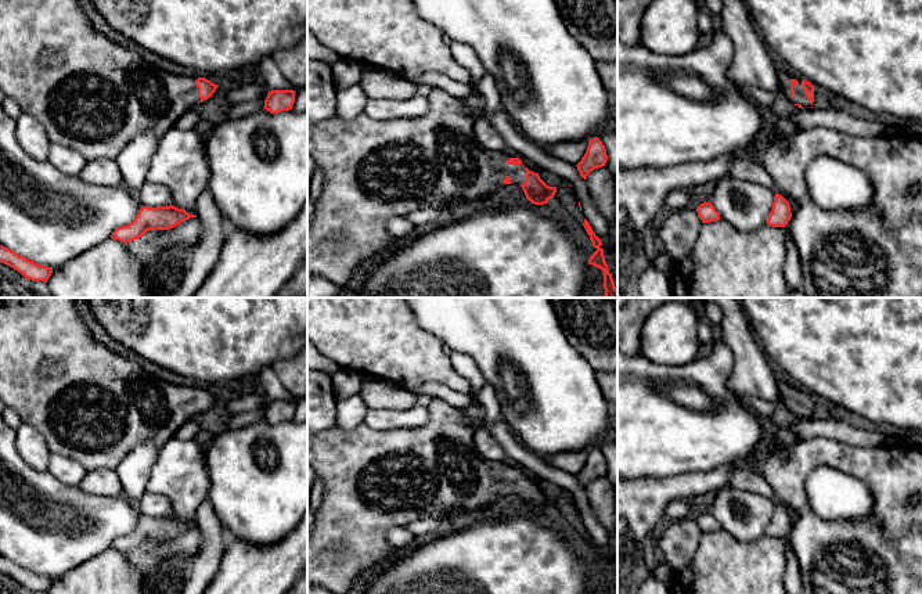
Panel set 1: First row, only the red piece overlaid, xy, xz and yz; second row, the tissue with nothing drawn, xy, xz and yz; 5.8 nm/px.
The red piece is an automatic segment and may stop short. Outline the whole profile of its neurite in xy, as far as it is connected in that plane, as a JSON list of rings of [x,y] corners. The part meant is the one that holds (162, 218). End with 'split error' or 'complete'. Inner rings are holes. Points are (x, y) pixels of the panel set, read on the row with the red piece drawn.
[[[173,205],[156,208],[143,206],[134,220],[127,226],[118,227],[111,238],[127,244],[143,237],[148,230],[169,230],[191,217],[197,216]]] | complete

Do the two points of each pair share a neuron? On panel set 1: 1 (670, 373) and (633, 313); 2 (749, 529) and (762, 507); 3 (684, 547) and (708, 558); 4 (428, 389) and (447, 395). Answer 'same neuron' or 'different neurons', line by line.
1: different neurons
2: same neuron
3: different neurons
4: same neuron

